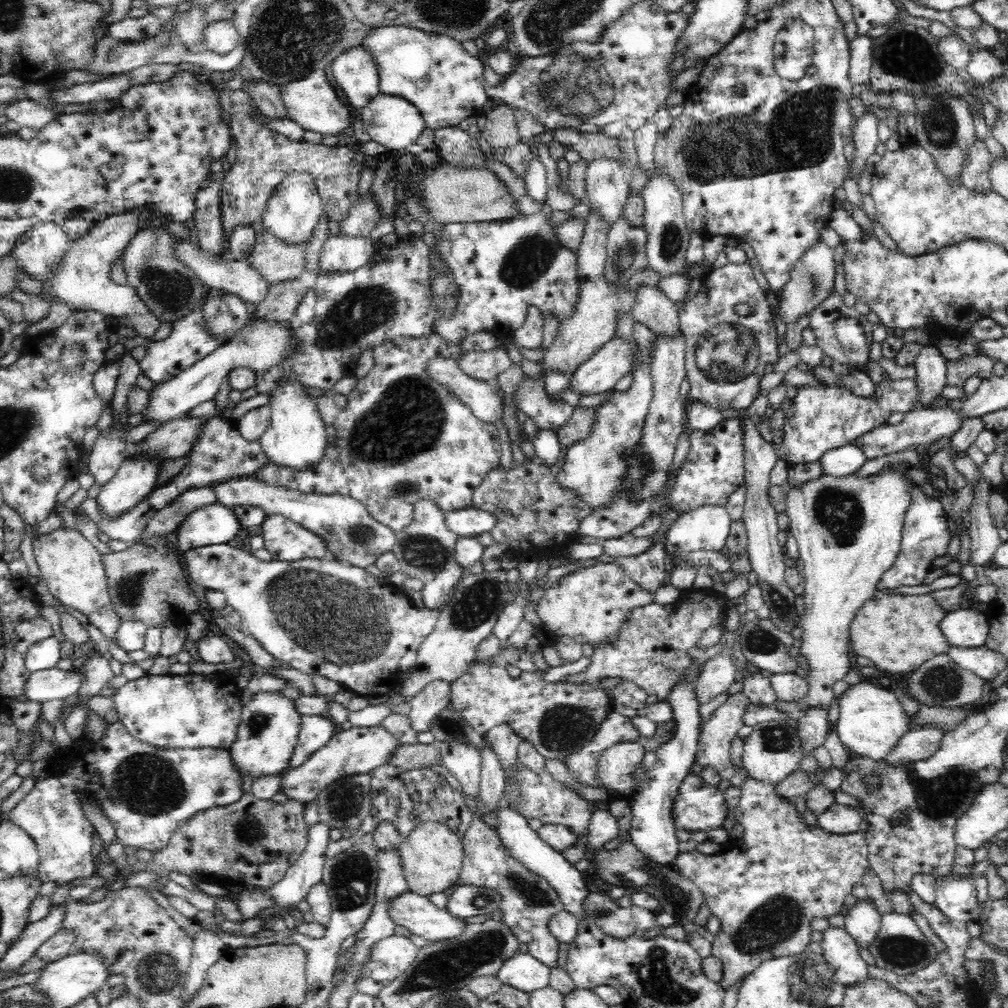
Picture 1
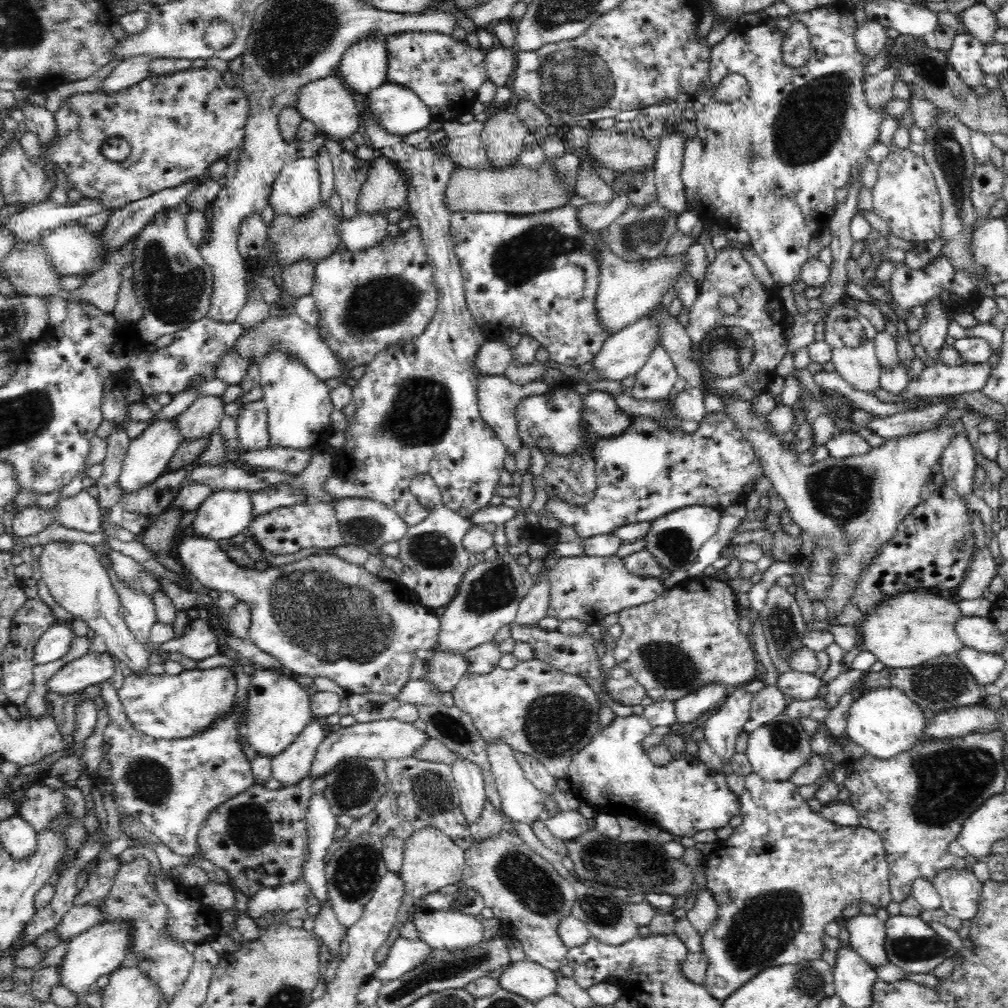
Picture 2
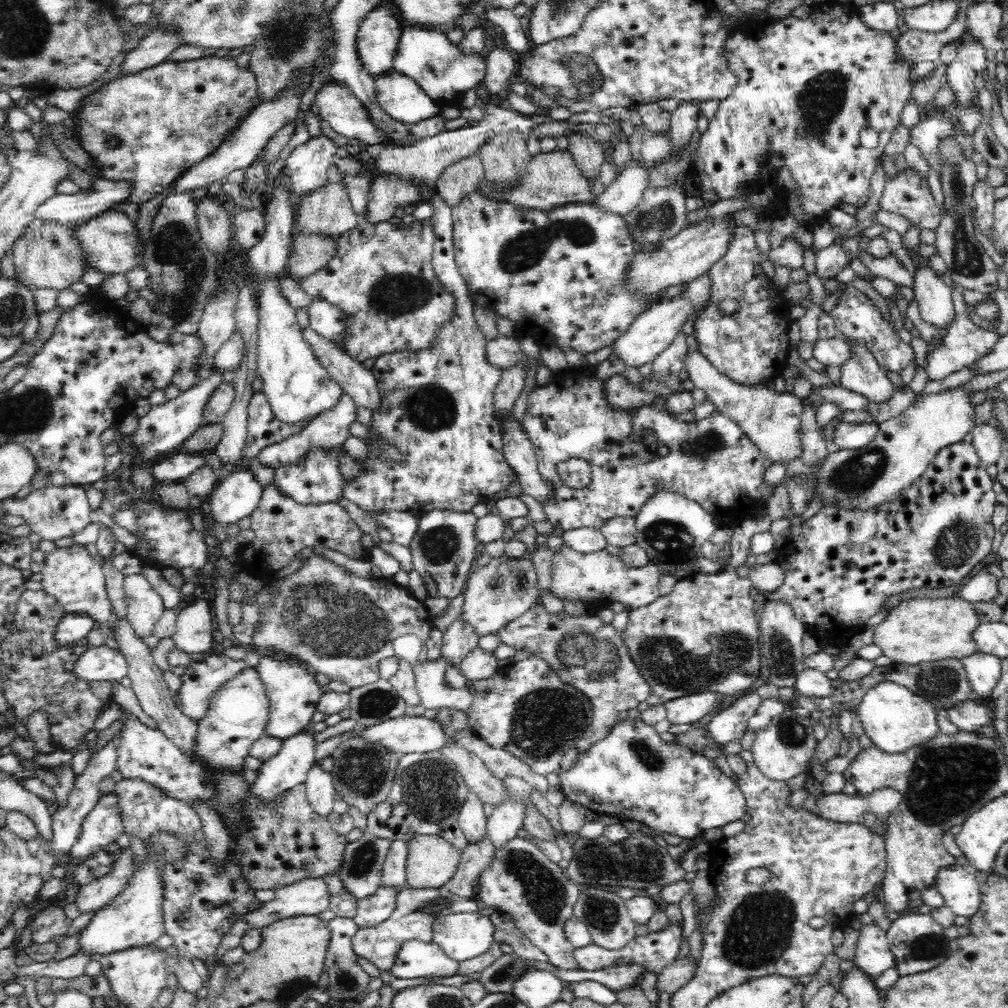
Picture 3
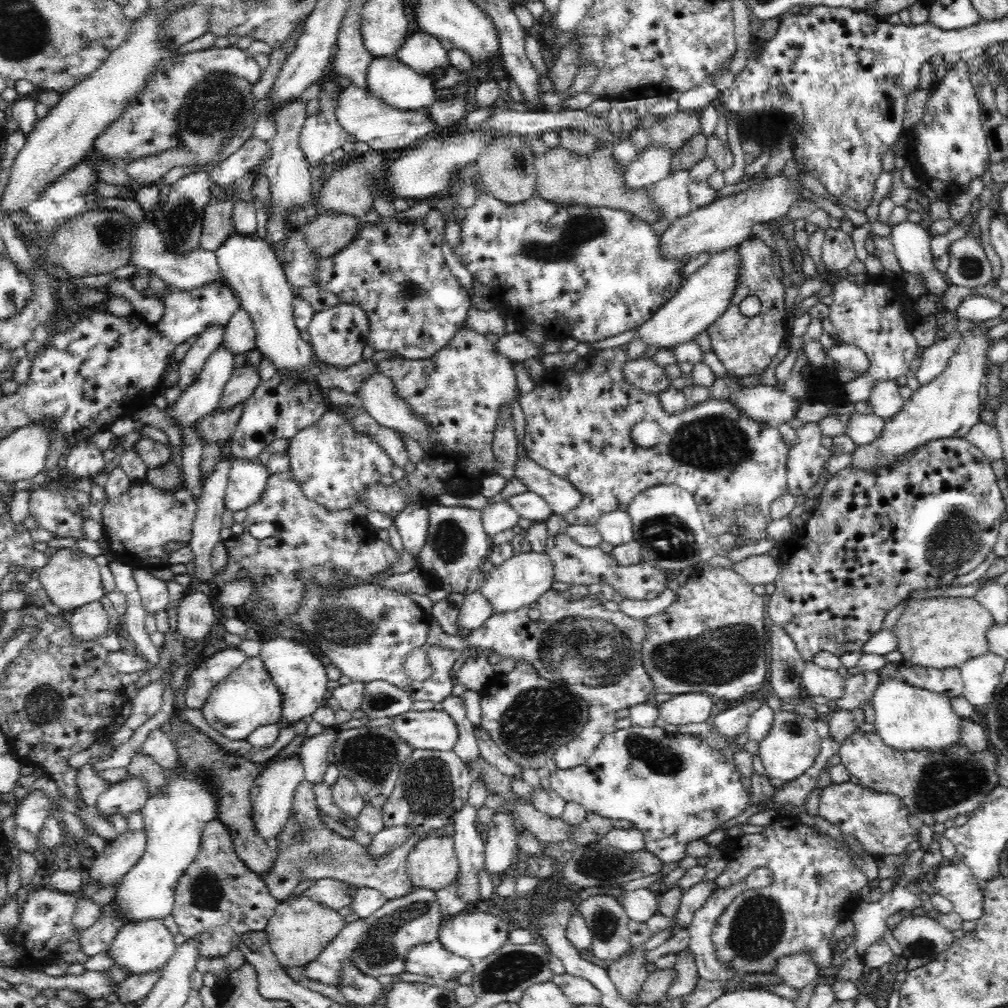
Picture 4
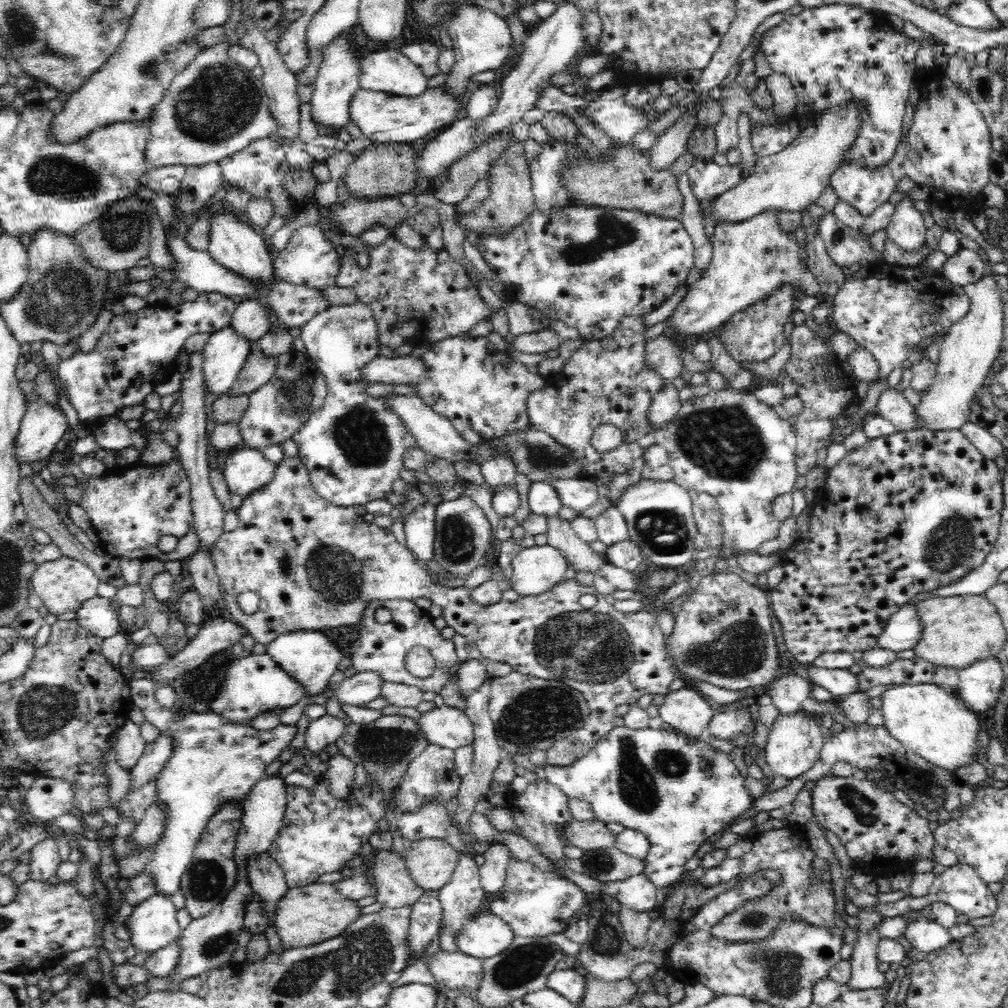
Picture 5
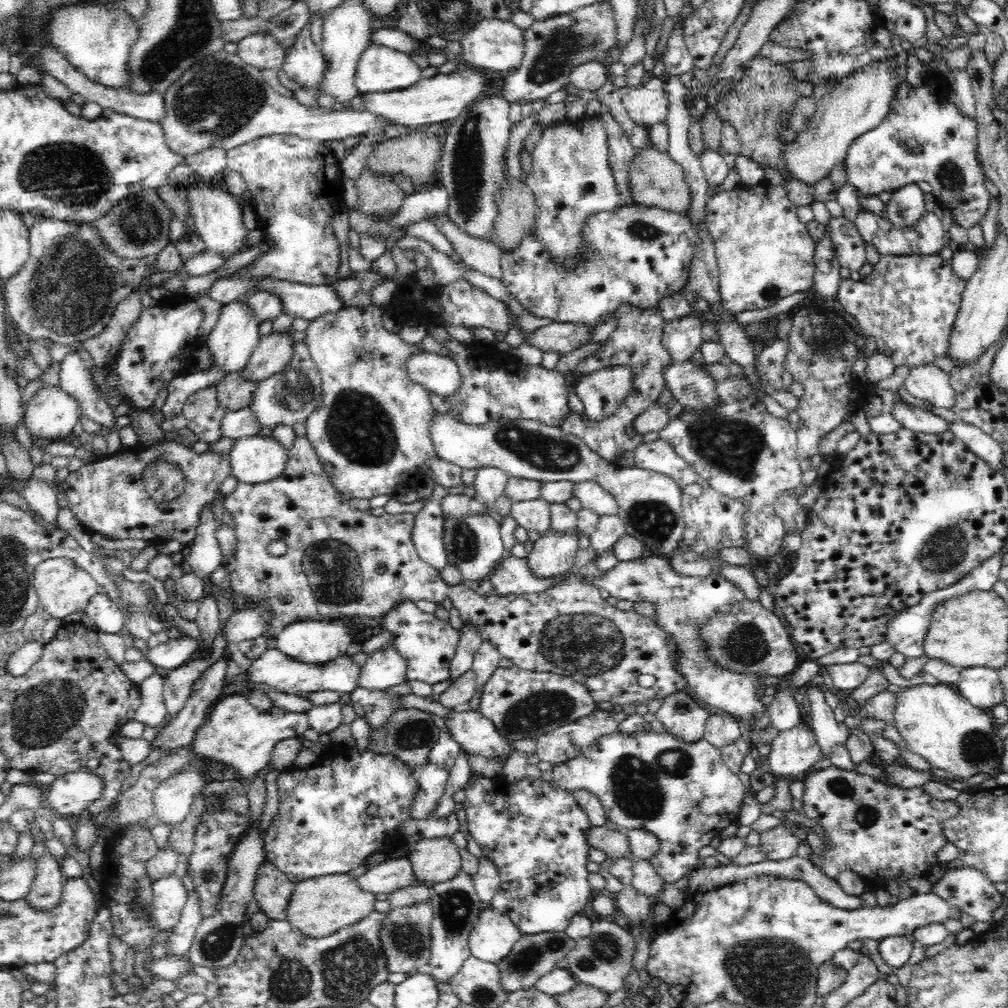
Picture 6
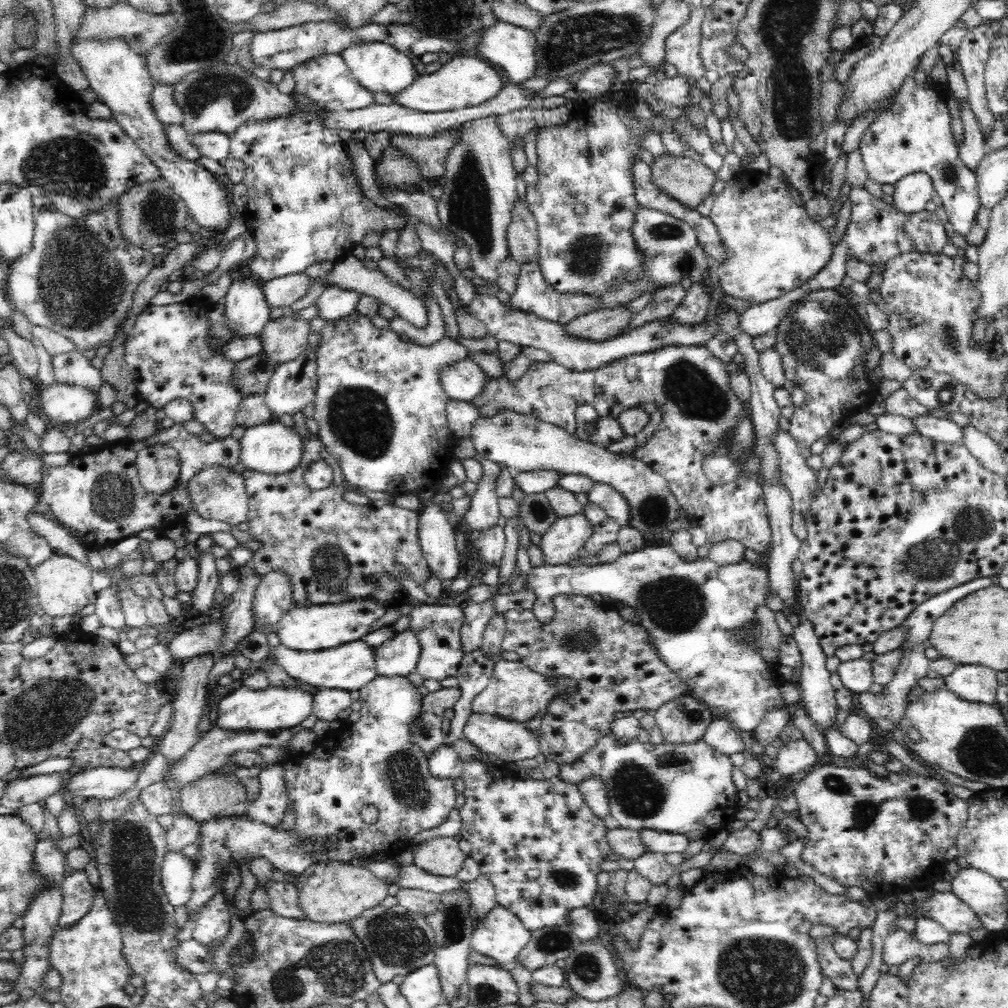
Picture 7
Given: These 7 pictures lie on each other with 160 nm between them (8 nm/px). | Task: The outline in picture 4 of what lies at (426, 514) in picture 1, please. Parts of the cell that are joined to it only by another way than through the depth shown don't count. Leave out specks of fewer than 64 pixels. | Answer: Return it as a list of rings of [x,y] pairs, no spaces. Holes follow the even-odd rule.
[[[430,505],[430,524],[428,524],[428,540],[418,554],[419,568],[422,568],[432,588],[442,588],[449,593],[464,593],[470,574],[488,558],[492,544],[482,524],[481,510],[468,506]]]

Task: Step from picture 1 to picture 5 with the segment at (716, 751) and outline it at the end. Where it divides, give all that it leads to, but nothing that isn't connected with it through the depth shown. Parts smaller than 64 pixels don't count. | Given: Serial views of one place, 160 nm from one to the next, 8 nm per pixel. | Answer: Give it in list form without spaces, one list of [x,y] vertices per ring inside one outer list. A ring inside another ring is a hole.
[[[737,709],[716,713],[709,726],[707,734],[720,740],[729,740],[742,734],[742,730],[752,725],[752,715],[748,710]]]

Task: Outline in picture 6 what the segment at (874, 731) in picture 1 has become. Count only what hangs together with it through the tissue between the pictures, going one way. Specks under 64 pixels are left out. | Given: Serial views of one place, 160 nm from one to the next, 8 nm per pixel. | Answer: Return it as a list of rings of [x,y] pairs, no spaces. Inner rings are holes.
[[[944,683],[901,688],[896,695],[898,695],[898,702],[894,710],[893,724],[911,752],[922,756],[932,767],[946,770],[954,776],[961,777],[962,780],[975,774],[988,774],[994,778],[998,775],[998,771],[1001,770],[999,759],[1004,752],[1004,742],[1000,740],[1000,736],[995,735],[998,726],[994,723],[994,716],[990,716],[986,709],[965,701],[954,686]]]

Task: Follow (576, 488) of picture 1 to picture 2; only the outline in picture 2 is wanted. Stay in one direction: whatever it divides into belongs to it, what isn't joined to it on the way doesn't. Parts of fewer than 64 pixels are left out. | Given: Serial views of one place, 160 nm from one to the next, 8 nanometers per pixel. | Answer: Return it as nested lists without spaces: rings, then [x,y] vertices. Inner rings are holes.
[[[662,346],[655,348],[635,375],[636,386],[629,390],[630,394],[634,399],[648,400],[669,397],[679,377],[671,355]]]

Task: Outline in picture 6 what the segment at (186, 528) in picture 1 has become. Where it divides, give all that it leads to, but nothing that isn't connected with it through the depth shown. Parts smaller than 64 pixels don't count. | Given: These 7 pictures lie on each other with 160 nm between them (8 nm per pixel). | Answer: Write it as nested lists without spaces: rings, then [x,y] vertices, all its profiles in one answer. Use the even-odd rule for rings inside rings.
[[[269,432],[248,435],[235,441],[230,453],[230,472],[238,482],[268,482],[280,476],[289,450],[271,437]]]

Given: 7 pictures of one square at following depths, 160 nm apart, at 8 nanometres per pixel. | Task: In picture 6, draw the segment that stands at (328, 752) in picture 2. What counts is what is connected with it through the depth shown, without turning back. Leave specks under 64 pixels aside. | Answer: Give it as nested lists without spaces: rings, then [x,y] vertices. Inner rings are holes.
[[[454,710],[445,718],[445,727],[466,753],[494,759],[508,757],[512,741],[500,734],[492,720],[480,712]]]

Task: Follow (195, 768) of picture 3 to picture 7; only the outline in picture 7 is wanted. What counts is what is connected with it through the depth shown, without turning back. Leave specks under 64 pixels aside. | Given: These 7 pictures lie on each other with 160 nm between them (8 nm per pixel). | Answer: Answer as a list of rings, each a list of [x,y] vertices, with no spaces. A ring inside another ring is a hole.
[[[356,639],[354,642],[347,642],[331,649],[312,652],[292,650],[280,644],[270,648],[269,656],[275,658],[286,674],[310,686],[342,688],[348,691],[360,690],[376,677],[376,651],[362,639]]]

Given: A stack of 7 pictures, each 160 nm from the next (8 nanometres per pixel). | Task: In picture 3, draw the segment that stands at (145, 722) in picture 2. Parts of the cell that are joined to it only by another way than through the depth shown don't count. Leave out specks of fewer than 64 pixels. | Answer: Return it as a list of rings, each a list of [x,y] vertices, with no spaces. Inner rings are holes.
[[[224,653],[194,661],[180,676],[182,685],[179,699],[174,698],[174,703],[186,717],[198,722],[206,715],[210,699],[216,690],[245,668],[246,663],[242,659],[234,660]]]

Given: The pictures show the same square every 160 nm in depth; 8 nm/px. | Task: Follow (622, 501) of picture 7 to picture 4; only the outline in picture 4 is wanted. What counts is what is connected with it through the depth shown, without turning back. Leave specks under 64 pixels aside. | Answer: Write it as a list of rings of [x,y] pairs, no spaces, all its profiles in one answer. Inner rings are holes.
[[[529,456],[516,458],[514,476],[552,509],[554,514],[566,514],[582,502],[580,489],[570,482],[570,479],[554,474],[534,462]]]

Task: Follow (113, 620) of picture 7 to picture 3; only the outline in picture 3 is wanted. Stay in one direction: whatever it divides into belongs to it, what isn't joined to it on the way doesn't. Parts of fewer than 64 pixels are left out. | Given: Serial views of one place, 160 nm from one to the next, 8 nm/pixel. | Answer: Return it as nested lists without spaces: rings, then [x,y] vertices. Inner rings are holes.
[[[66,613],[54,632],[54,641],[60,646],[74,646],[94,630],[96,621],[84,613]]]

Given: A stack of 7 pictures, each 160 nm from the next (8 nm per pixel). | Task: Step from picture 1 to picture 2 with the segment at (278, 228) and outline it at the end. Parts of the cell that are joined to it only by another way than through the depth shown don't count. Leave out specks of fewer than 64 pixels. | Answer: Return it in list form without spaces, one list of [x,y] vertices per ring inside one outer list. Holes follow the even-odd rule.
[[[316,157],[297,158],[282,168],[274,181],[269,198],[269,204],[273,206],[275,215],[288,214],[300,218],[320,204],[320,173],[317,164]]]

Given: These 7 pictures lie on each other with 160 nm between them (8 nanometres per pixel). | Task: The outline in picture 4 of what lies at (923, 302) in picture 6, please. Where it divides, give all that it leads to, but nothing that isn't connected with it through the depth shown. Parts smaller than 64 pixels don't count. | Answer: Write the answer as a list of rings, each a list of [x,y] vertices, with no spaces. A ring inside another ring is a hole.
[[[902,274],[885,276],[878,284],[867,284],[855,282],[852,277],[847,279],[835,279],[834,303],[830,304],[829,320],[836,328],[840,343],[853,345],[860,348],[869,359],[869,367],[866,372],[858,375],[855,380],[847,382],[843,386],[845,401],[855,404],[867,400],[870,396],[872,386],[880,380],[895,380],[903,374],[909,375],[910,363],[917,357],[918,342],[913,336],[913,326],[917,322],[918,310],[915,310],[917,302],[905,290]],[[969,295],[956,308],[956,319],[968,320],[972,323],[982,323],[1000,317],[1004,307],[996,299],[981,295]]]

